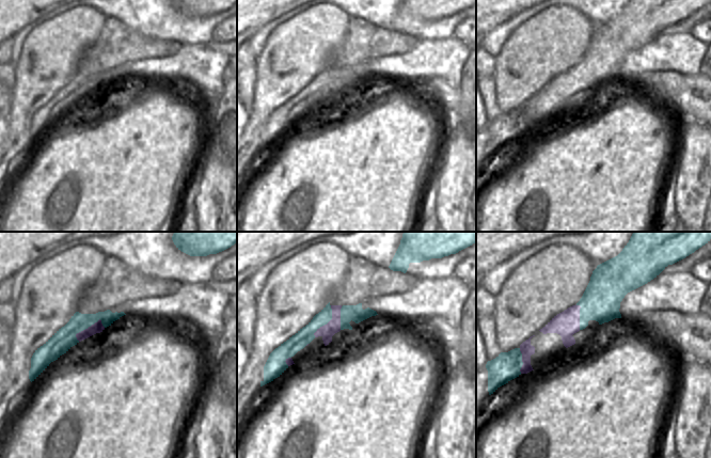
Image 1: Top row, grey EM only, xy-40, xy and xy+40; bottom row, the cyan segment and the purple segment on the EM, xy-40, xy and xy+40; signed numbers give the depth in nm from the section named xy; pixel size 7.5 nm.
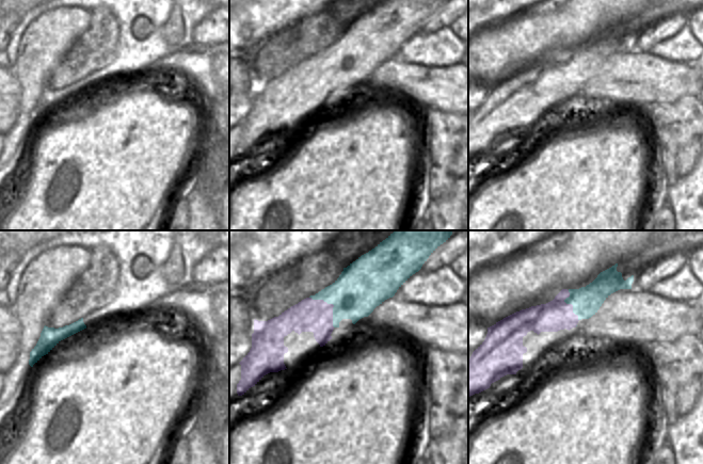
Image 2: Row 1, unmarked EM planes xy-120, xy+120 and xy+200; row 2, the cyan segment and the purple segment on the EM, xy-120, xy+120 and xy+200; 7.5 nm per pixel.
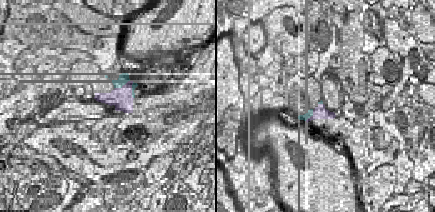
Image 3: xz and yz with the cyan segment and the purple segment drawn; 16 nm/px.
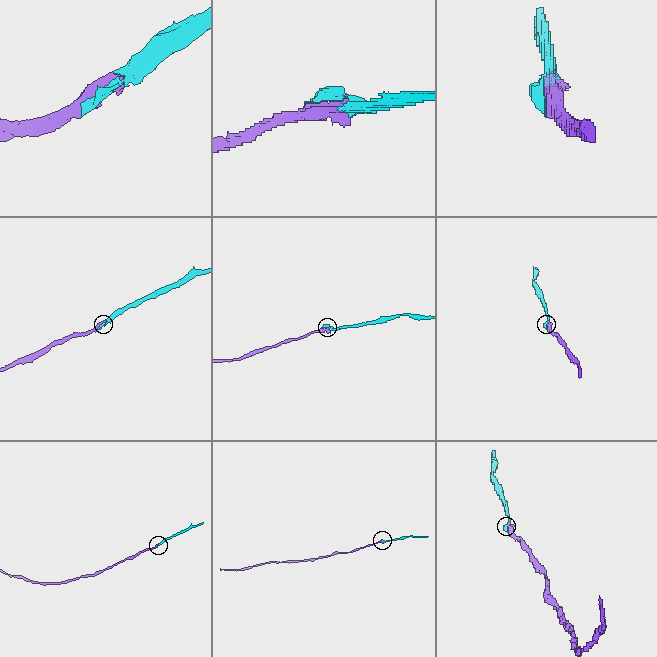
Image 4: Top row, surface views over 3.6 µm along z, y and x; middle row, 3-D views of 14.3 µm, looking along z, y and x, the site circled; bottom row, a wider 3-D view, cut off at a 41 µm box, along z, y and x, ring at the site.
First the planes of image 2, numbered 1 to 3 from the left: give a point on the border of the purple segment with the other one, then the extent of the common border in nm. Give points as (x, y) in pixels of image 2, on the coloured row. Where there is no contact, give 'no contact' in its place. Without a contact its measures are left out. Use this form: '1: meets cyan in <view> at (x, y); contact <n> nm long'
1: no contact
2: meets cyan in xy+120 at (332, 303); contact 300 nm long
3: meets cyan in xy+200 at (571, 303); contact 240 nm long

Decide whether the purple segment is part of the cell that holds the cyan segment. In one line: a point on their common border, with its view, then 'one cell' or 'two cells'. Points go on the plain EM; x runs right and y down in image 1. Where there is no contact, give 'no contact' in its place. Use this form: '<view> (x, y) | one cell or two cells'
xy-40 (87, 89) | one cell

